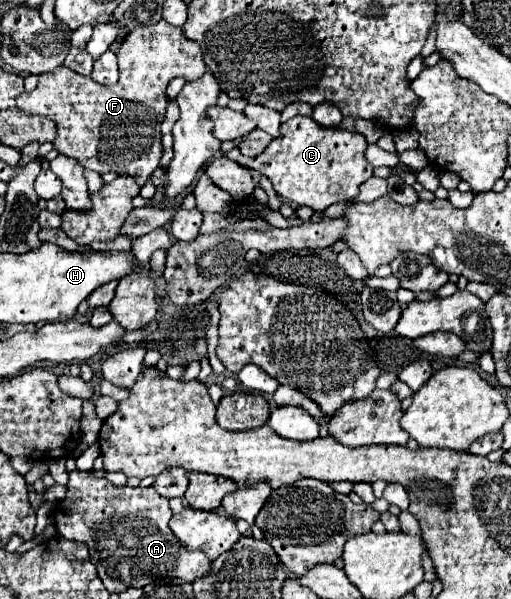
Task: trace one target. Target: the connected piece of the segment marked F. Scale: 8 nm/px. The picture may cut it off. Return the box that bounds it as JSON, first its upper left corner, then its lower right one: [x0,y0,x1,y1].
[17,20,207,178]

